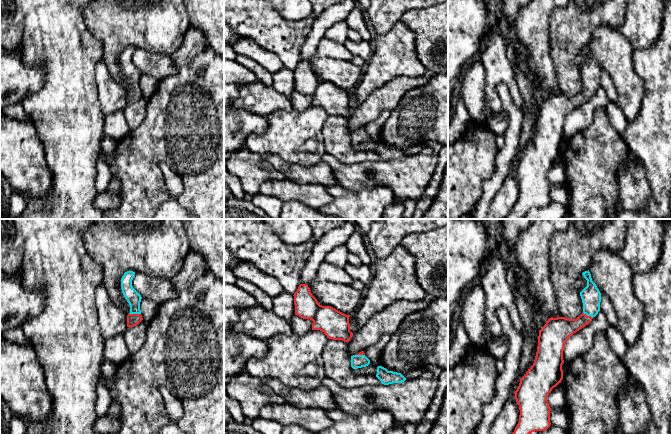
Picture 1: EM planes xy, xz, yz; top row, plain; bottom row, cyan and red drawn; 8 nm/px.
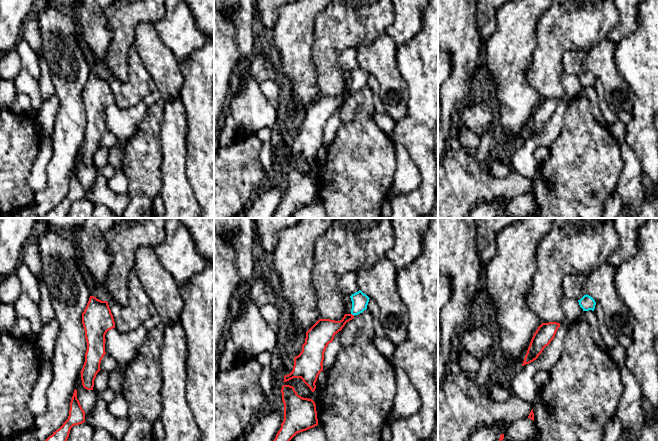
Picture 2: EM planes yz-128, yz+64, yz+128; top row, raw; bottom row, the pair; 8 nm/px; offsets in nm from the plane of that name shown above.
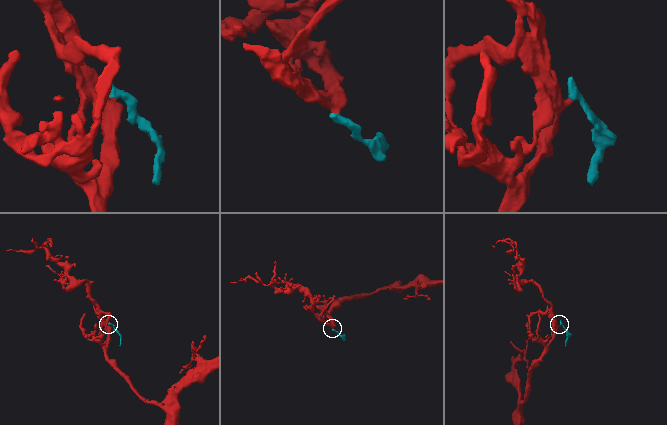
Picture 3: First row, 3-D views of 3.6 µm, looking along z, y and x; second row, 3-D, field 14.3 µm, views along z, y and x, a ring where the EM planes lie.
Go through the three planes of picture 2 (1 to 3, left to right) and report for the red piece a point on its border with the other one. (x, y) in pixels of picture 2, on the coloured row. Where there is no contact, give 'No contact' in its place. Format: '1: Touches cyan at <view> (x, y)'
1: No contact
2: Touches cyan at yz+64 (353, 314)
3: No contact

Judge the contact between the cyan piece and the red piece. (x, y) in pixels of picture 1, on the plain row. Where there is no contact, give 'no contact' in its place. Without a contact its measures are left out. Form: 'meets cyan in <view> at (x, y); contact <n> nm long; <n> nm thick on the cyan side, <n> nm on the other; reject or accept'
meets cyan in xy at (135, 89); contact 100 nm long; 110 nm thick on the cyan side, 100 nm on the other; accept

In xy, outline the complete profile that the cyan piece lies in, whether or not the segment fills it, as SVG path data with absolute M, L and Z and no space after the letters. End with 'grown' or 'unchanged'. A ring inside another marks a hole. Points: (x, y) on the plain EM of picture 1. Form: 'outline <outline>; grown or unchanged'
outline M127 47L121 54L122 69L130 81L130 89L127 91L127 103L134 103L143 96L140 86L142 73L132 62L134 51L135 48Z; grown

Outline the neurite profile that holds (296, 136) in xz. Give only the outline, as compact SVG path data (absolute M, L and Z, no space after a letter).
M311 106L302 111L276 110L267 116L267 129L261 134L251 134L245 147L254 154L277 155L294 165L311 167L321 162L326 154L322 130L329 114L320 106Z

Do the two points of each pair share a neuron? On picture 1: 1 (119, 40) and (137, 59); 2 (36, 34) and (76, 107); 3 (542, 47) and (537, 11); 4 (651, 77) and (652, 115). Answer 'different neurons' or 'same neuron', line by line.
1: different neurons
2: same neuron
3: same neuron
4: same neuron

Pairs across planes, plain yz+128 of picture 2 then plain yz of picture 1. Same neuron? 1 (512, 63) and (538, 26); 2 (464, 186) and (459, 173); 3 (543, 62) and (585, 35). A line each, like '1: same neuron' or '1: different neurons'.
1: same neuron
2: same neuron
3: same neuron

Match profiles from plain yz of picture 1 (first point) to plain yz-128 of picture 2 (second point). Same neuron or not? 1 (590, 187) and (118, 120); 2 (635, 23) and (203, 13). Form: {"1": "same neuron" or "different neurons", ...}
{"1": "different neurons", "2": "different neurons"}

